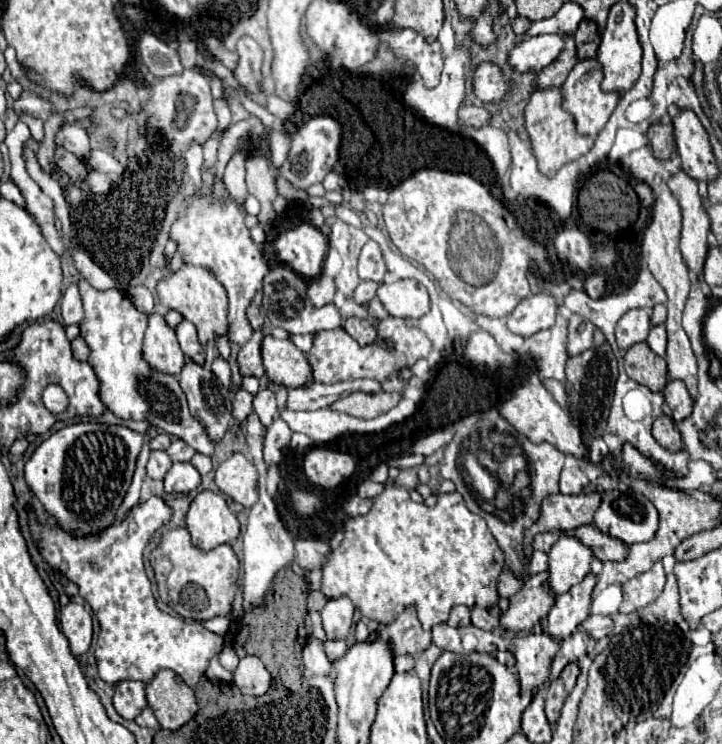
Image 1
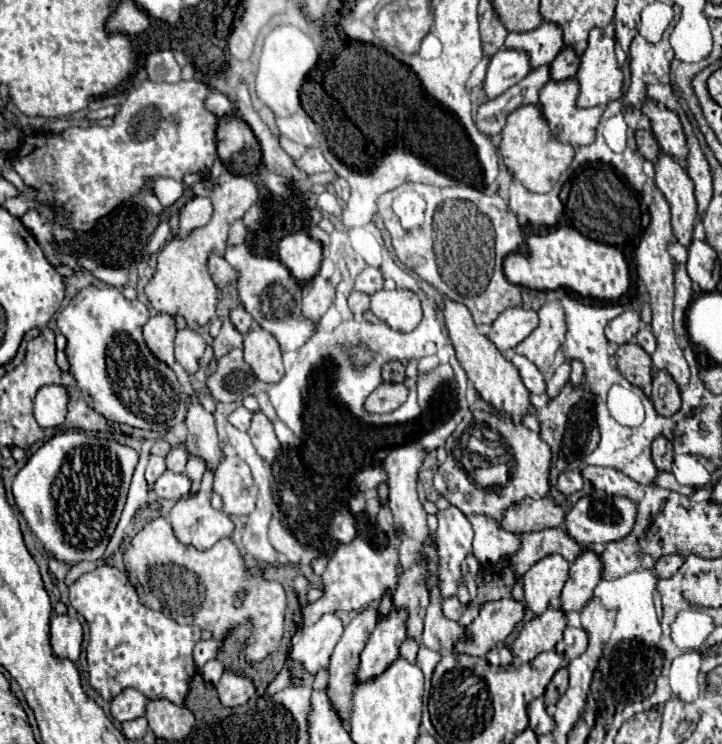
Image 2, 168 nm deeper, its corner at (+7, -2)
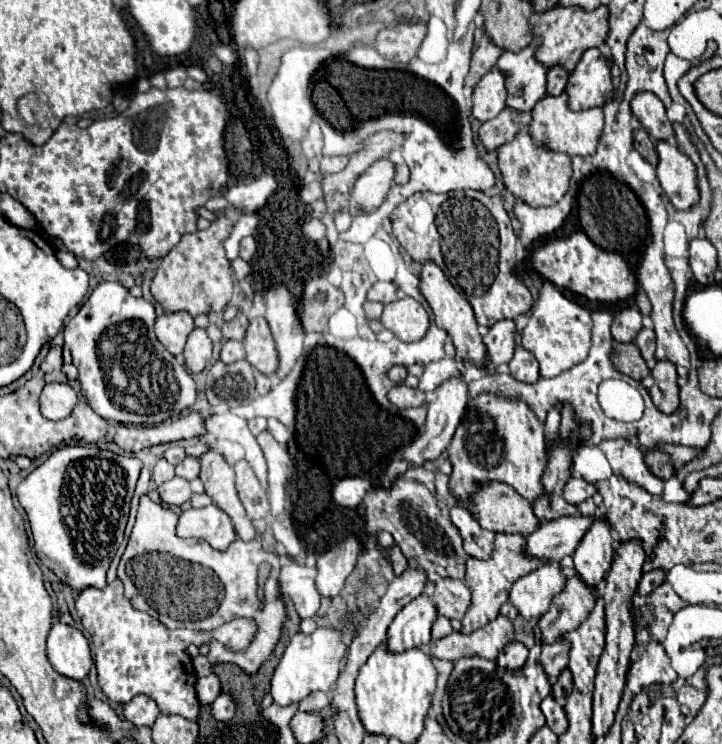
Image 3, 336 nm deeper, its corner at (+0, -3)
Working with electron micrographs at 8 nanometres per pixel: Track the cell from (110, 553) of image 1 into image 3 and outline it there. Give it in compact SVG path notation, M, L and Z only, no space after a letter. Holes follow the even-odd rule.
M121 580L107 584L103 590L87 588L79 594L77 616L83 628L91 634L95 654L99 686L109 700L127 704L133 696L145 694L157 702L161 714L177 714L191 722L199 722L199 700L195 696L195 670L193 660L185 652L189 644L201 646L211 640L211 632L193 632L187 628L167 630L161 622L153 620L145 612L137 612L123 596Z

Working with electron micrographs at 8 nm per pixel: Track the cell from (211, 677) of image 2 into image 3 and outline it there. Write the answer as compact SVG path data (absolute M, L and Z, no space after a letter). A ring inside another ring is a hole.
M209 674L205 678L199 678L195 684L195 692L201 704L213 704L213 700L219 696L219 678L215 674Z

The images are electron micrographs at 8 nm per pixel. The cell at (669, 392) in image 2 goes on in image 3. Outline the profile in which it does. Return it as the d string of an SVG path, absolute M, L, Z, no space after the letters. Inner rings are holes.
M659 360L651 370L655 384L649 388L653 404L663 412L671 414L679 408L679 386L677 386L677 372L675 364L669 360Z

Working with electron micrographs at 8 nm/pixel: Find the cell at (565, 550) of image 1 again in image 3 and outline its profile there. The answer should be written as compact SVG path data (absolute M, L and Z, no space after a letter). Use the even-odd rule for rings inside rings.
M543 564L521 576L509 592L511 604L517 608L519 616L525 620L533 620L543 616L555 594L559 594L565 586L565 578L561 576L559 564Z

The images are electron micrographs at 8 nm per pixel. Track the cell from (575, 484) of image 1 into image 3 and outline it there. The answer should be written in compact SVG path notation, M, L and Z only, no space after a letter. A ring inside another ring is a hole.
M569 478L567 484L565 484L565 494L563 496L565 496L565 500L569 504L579 506L583 500L591 498L595 492L597 492L595 486L589 484L589 482L585 482L583 478Z

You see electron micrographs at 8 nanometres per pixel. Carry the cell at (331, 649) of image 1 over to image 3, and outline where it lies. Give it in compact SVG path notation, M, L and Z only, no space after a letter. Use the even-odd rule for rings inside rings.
M313 692L307 698L303 698L299 702L299 710L301 712L315 712L315 714L323 714L329 706L329 698L323 692Z

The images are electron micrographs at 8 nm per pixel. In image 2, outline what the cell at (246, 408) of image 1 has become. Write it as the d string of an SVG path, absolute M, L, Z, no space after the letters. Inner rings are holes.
M208 469L202 477L202 485L200 489L190 495L190 497L182 497L170 511L170 523L174 527L176 537L186 543L196 547L198 551L206 551L210 549L214 543L218 543L224 537L230 537L234 531L234 523L230 521L230 517L224 511L216 511L210 505L210 495L212 495L212 477L214 477L214 469Z

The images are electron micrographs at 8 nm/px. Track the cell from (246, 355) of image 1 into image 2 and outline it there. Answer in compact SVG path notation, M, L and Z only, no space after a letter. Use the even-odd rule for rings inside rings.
M232 349L228 355L218 359L216 371L208 379L208 387L214 399L224 403L242 401L246 395L256 393L256 375L244 361L242 349Z

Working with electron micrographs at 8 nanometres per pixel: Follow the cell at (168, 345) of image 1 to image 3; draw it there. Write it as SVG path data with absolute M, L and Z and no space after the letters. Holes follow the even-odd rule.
M173 312L173 314L163 314L155 322L155 334L159 342L173 354L181 354L185 340L189 332L195 330L193 316L189 312Z

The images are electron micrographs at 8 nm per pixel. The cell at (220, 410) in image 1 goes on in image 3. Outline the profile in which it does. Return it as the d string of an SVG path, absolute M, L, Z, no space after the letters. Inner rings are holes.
M209 450L201 456L201 474L199 474L201 482L205 484L205 492L209 494L209 498L223 510L229 514L229 518L233 520L235 532L241 540L255 540L257 538L257 530L251 524L251 520L245 516L245 508L237 496L235 490L235 474L233 468L225 462L225 458L221 454L217 454L215 450Z

